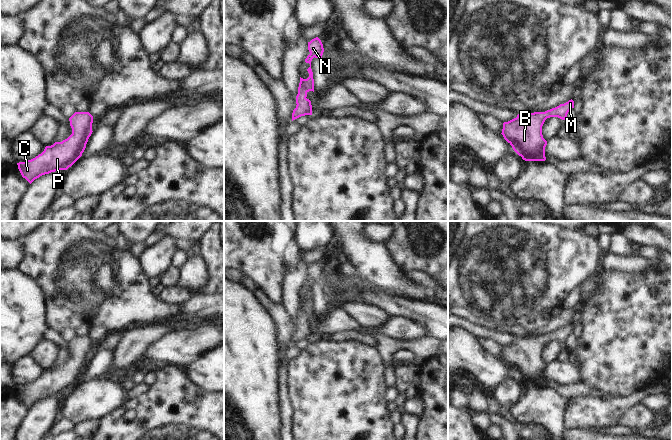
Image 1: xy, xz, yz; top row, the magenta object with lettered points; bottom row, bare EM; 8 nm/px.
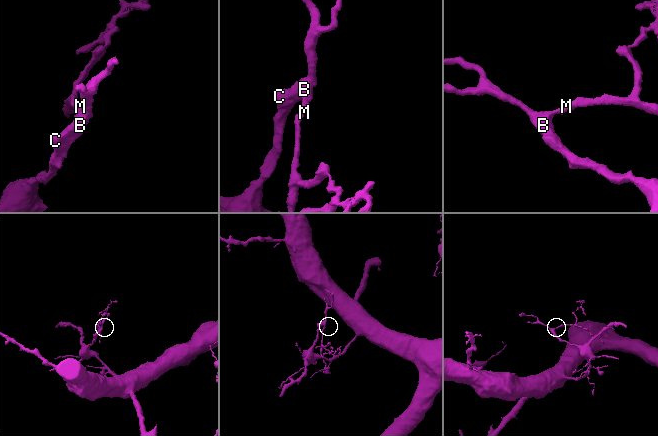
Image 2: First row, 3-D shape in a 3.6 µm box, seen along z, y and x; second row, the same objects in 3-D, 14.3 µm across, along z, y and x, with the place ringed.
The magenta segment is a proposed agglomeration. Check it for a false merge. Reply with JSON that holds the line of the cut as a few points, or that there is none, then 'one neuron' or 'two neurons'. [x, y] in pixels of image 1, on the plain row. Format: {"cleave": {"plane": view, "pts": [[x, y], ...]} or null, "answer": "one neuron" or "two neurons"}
{"cleave": null, "answer": "one neuron"}

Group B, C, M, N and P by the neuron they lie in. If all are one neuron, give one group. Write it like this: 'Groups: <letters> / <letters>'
Groups: B C M N P.

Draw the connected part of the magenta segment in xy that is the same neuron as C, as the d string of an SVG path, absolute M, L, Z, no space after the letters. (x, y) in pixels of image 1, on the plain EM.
M75 336L70 342L72 358L62 366L55 366L51 370L46 370L44 375L31 384L17 387L18 393L23 402L30 408L42 399L58 394L67 394L81 380L86 372L89 361L92 358L93 340L89 336Z

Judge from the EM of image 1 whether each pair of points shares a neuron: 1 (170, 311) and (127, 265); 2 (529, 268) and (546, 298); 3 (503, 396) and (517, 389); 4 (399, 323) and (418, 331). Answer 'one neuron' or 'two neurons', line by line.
1: one neuron
2: one neuron
3: one neuron
4: one neuron

